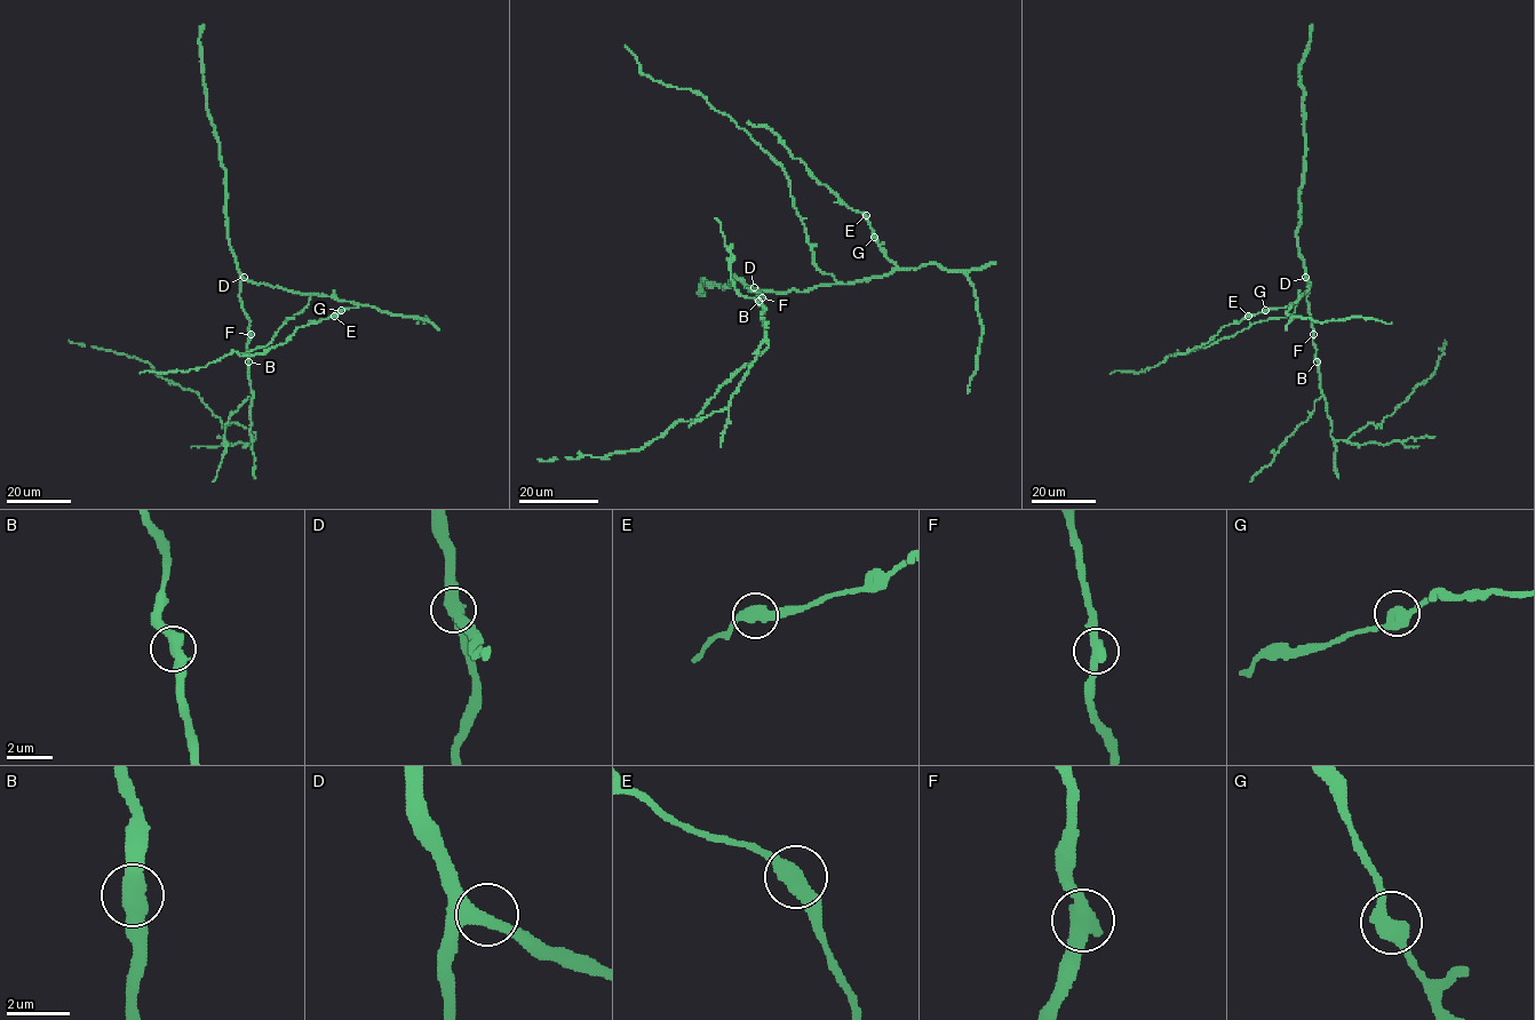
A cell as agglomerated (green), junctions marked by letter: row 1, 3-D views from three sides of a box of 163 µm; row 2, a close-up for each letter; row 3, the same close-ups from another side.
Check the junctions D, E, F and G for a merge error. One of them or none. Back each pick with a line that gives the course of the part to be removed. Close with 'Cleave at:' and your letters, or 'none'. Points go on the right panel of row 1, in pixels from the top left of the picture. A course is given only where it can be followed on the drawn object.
Cleave at: none

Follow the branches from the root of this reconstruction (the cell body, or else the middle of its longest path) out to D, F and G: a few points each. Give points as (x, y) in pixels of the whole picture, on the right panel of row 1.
D: (1309, 311), (1305, 277)
F: (1309, 311), (1313, 334)
G: (1309, 311), (1306, 278), (1309, 288), (1297, 301), (1286, 308), (1265, 310)

